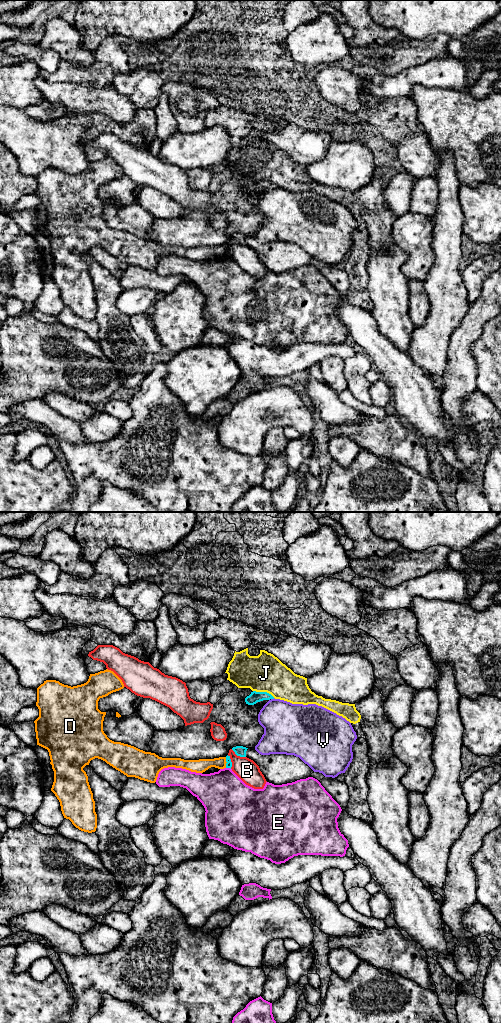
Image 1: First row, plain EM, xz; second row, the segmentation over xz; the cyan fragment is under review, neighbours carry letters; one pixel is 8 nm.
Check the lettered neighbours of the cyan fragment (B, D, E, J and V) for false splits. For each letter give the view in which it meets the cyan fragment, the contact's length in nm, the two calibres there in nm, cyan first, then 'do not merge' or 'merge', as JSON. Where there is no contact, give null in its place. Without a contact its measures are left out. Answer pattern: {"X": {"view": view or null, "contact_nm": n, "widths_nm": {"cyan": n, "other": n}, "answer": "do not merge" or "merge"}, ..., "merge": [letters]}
{"B": {"view": "xz", "contact_nm": 140, "widths_nm": {"cyan": 80, "other": 180}, "answer": "do not merge"}, "D": {"view": "xz", "contact_nm": 90, "widths_nm": {"cyan": 50, "other": 110}, "answer": "do not merge"}, "E": {"view": "xz", "contact_nm": 40, "widths_nm": {"cyan": 50, "other": 380}, "answer": "do not merge"}, "J": {"view": "xz", "contact_nm": 190, "widths_nm": {"cyan": 90, "other": 300}, "answer": "do not merge"}, "V": {"view": "xz", "contact_nm": 30, "widths_nm": {"cyan": 90, "other": 360}, "answer": "do not merge"}, "merge": []}

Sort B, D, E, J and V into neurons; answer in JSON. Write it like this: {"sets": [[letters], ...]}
{"sets": [["B"], ["D"], ["E"], ["J"], ["V"]]}

